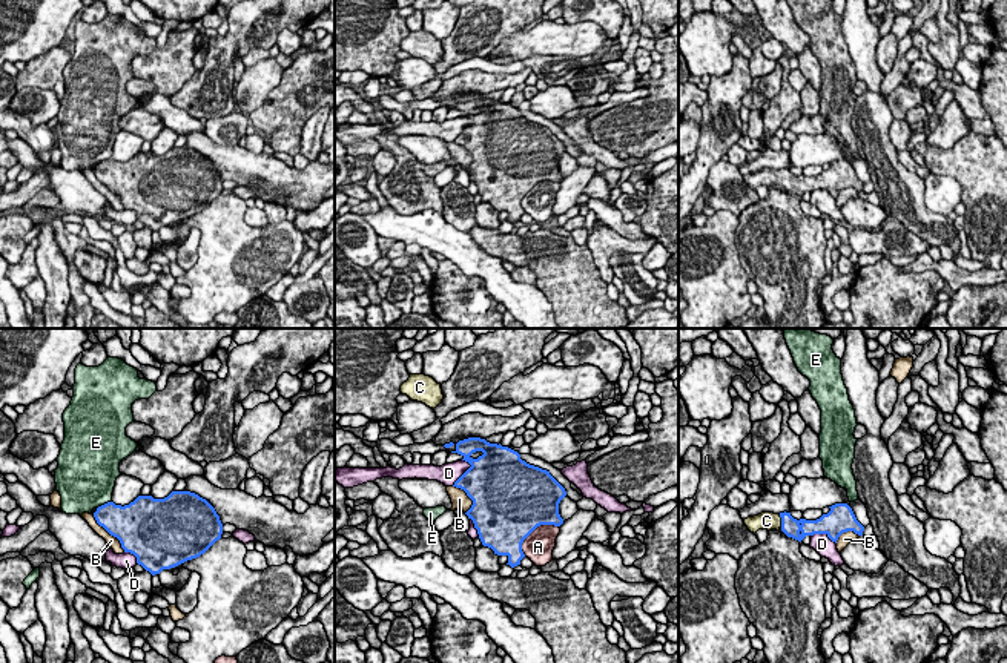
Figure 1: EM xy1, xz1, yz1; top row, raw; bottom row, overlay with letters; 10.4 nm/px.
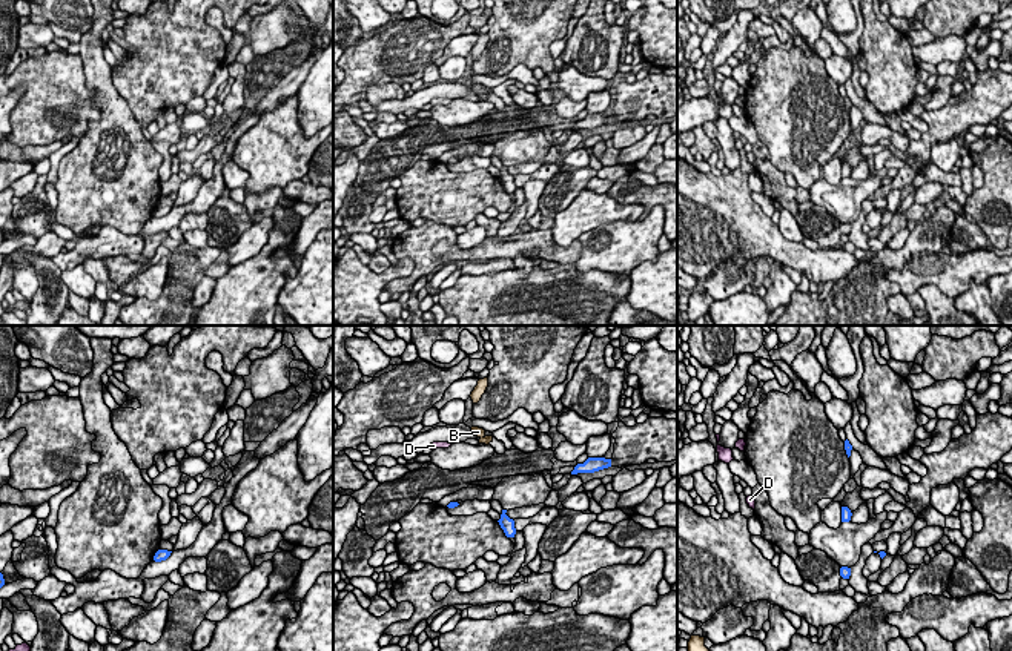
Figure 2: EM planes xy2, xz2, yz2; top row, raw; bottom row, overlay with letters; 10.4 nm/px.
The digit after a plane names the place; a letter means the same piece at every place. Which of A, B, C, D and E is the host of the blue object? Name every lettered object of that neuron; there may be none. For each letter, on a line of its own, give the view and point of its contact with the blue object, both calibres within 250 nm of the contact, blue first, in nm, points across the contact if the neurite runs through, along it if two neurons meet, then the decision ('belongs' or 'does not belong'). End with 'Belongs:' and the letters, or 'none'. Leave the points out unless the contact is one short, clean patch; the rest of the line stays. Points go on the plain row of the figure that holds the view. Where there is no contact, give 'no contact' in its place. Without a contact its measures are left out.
A: contact xz1 (533, 186); calibres 500 and 320 nm; does not belong
B: contact xy1 (109, 189); calibres 420 and 120 nm; does not belong
C: contact yz1 (782, 177); calibres 200 and 190 nm; way yz1 (791, 183), (782, 177), (766, 177); belongs
D: contact xz1 (464, 129); calibres 480 and 220 nm; does not belong
E: contact xy1 (105, 160); calibres 320 and 480 nm; border xy1 (109, 157), (97, 164); does not belong
Belongs: C

